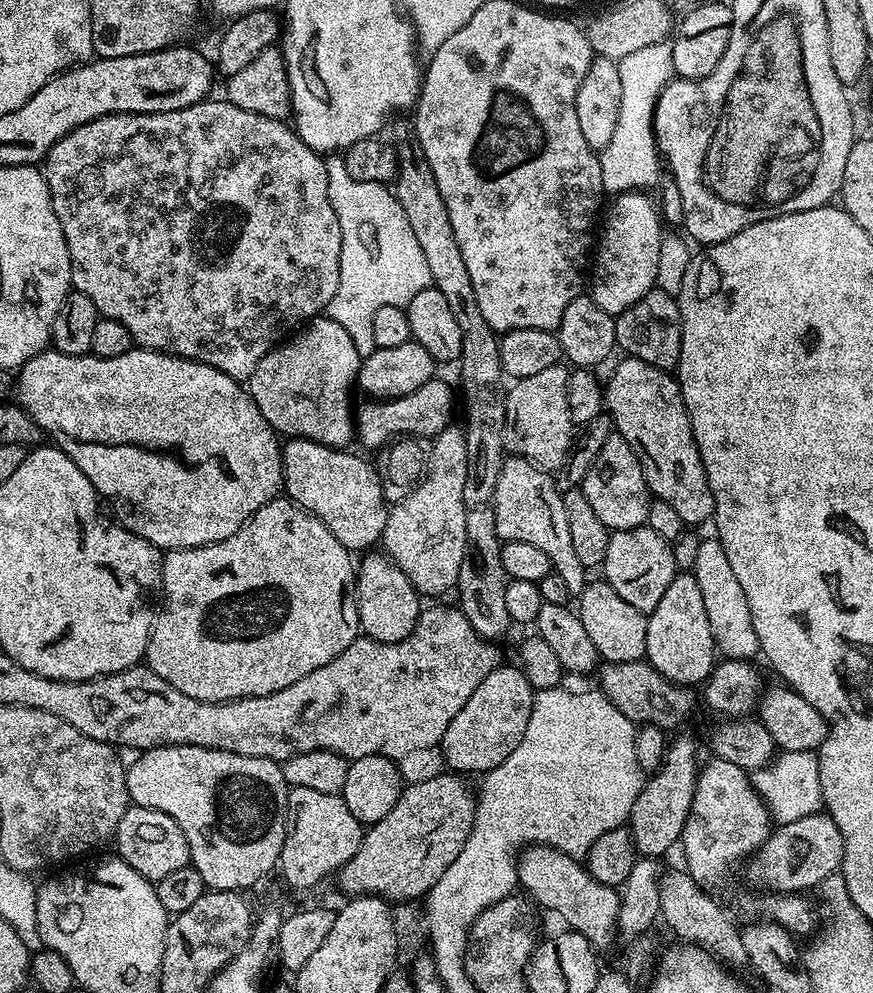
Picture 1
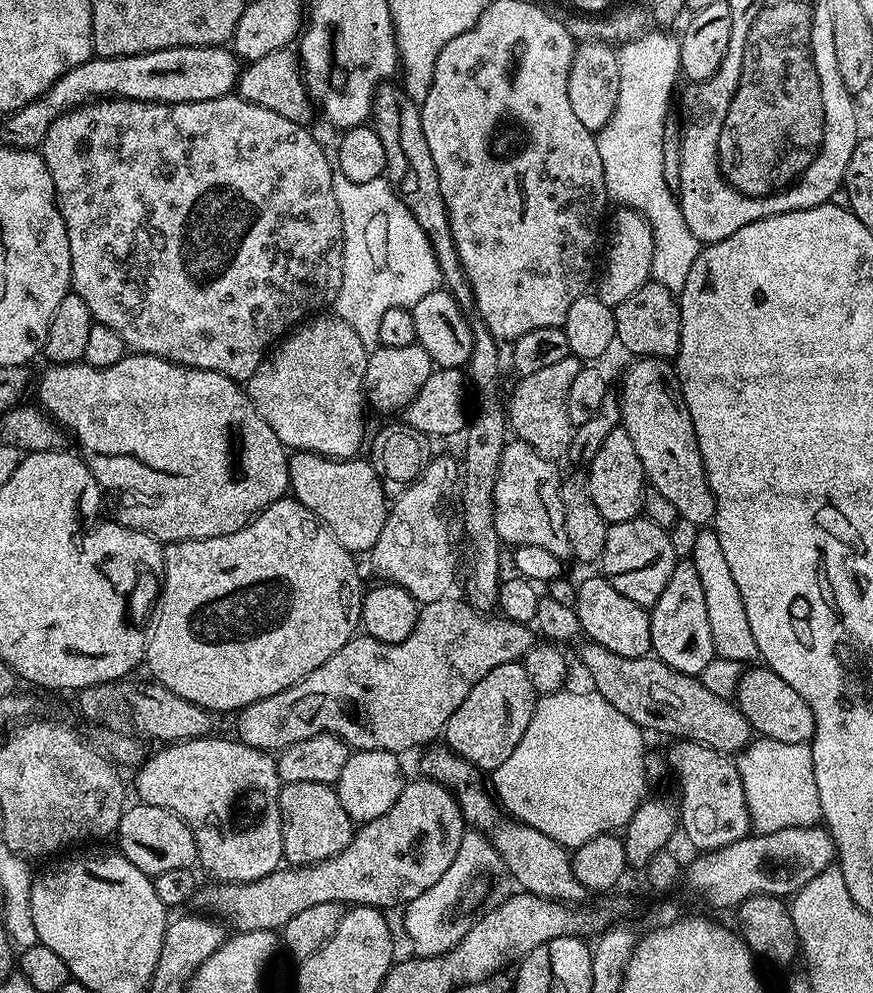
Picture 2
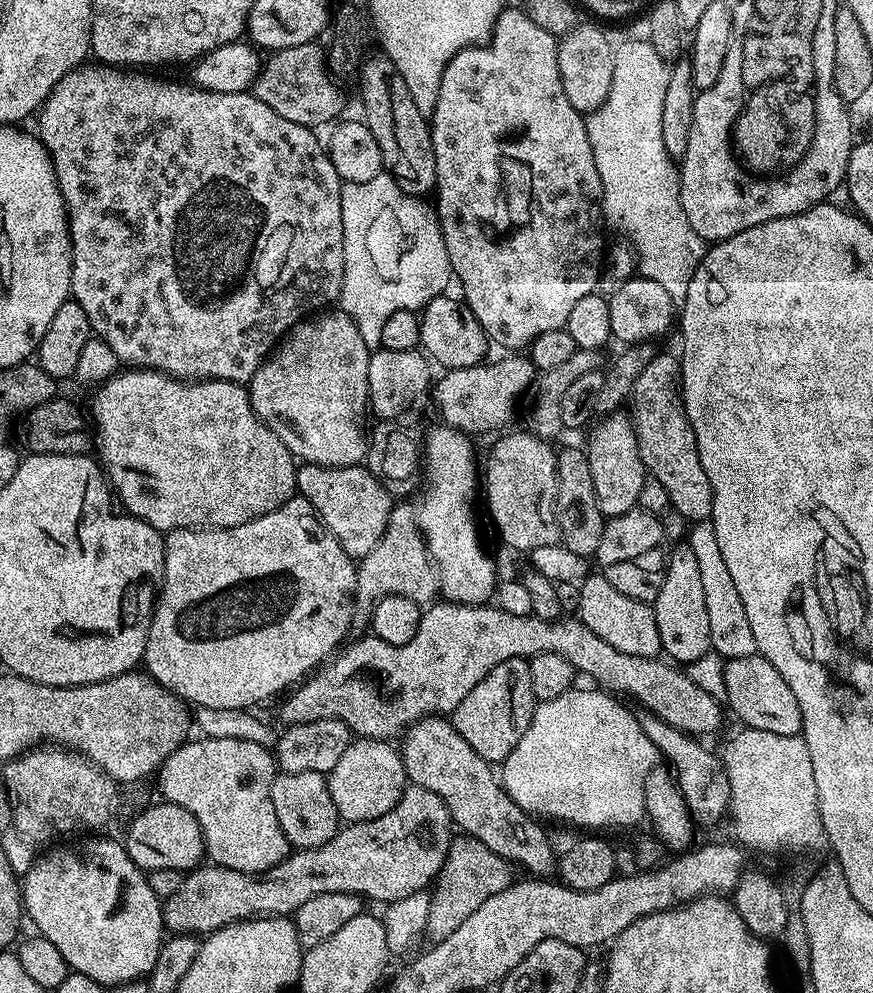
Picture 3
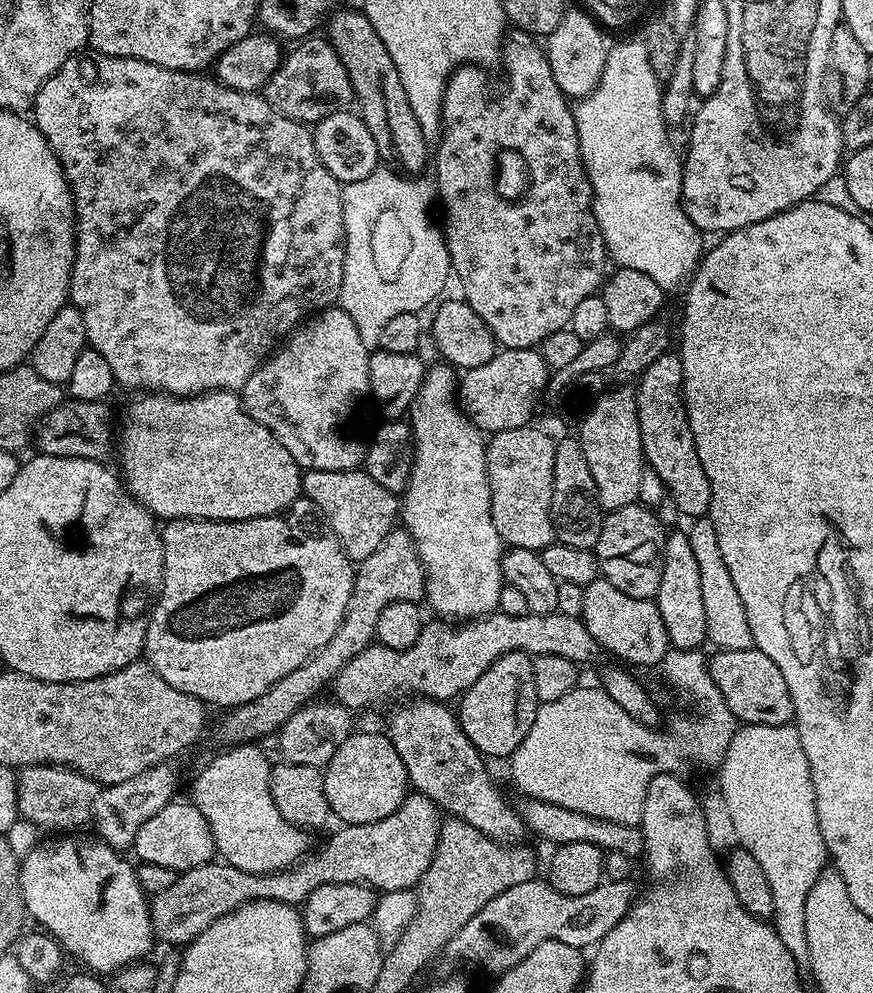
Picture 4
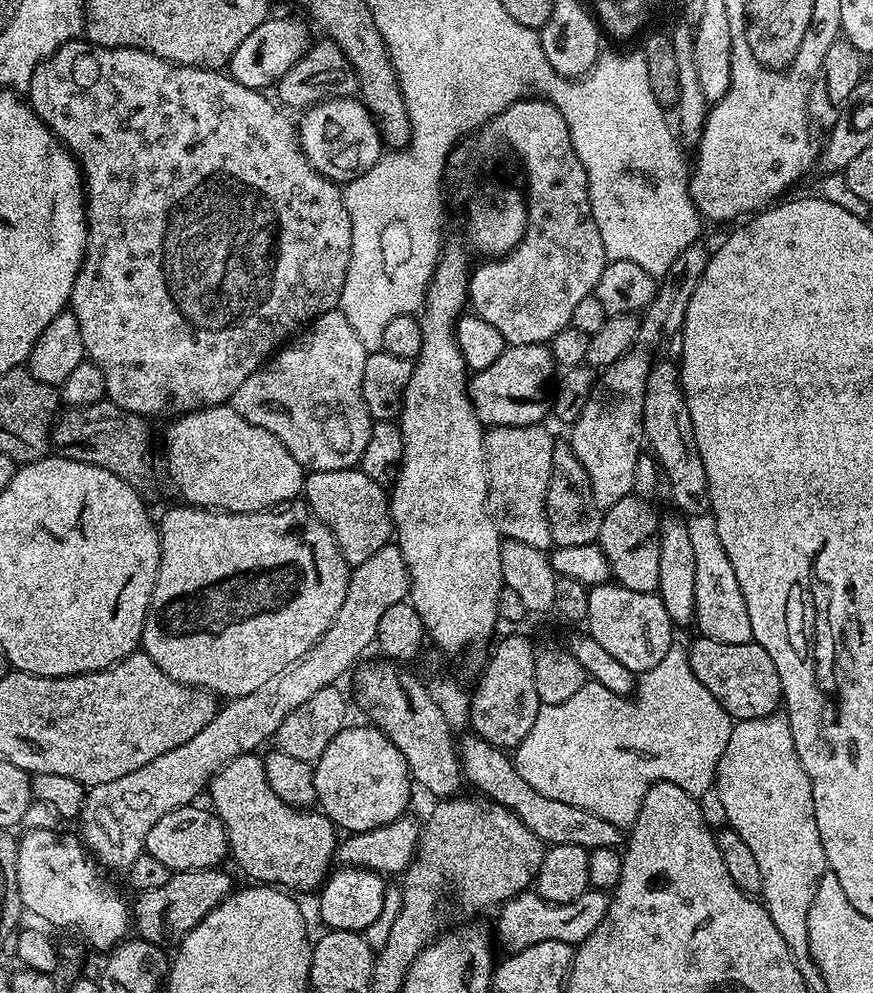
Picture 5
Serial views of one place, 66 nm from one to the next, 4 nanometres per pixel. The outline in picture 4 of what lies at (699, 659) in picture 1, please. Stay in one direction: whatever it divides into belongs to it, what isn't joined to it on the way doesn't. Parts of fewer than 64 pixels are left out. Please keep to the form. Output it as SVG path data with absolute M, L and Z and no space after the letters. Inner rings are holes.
M669 531L665 535L664 554L660 561L662 578L654 599L658 614L662 614L662 626L666 626L669 645L673 648L700 648L708 640L706 610L702 607L702 577L698 575L698 562L694 559L687 531Z

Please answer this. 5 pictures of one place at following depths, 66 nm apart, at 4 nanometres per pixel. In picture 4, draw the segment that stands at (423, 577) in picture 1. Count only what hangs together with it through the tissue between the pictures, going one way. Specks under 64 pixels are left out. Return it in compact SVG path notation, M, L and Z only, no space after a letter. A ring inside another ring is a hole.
M402 526L393 527L390 534L370 554L370 558L359 561L355 569L354 590L350 594L350 606L346 606L346 614L342 618L342 626L334 630L334 638L322 646L322 650L314 653L308 661L298 670L292 670L286 674L286 678L280 678L266 690L257 700L246 702L242 706L231 709L224 720L224 744L235 746L249 742L260 742L263 736L279 733L280 727L305 704L313 703L314 698L324 687L335 681L336 675L362 650L366 650L369 644L376 640L376 627L378 626L378 614L390 606L390 602L405 600L406 602L420 602L425 599L424 567L416 554L416 547L410 538L410 534Z

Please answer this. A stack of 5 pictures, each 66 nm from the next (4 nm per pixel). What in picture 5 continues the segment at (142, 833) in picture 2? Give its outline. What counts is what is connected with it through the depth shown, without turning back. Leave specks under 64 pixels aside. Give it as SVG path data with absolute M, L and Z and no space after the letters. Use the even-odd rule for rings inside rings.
M187 806L163 814L146 835L144 851L158 858L162 866L172 869L173 872L214 868L223 865L224 856L226 860L229 855L228 835L222 821L218 819L215 811L207 807L196 807Z

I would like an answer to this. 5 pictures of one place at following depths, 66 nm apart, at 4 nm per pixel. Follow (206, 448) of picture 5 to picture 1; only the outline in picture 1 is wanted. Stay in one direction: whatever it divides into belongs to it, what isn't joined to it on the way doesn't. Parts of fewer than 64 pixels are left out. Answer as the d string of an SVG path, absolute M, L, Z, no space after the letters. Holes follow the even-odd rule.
M133 346L126 354L118 354L118 358L102 358L91 354L71 356L55 350L45 350L20 365L14 376L14 396L20 407L26 410L26 414L34 418L41 433L45 437L52 436L51 443L62 449L76 463L78 470L82 470L82 474L90 478L97 493L105 501L108 499L112 503L117 516L115 519L120 527L150 542L155 548L201 548L207 544L222 542L230 538L230 534L237 532L262 506L281 495L284 482L280 457L282 444L277 433L272 431L266 418L262 418L245 385L214 366L206 366L197 360L185 360L183 356L170 356L166 352L154 352L150 348L139 346Z

